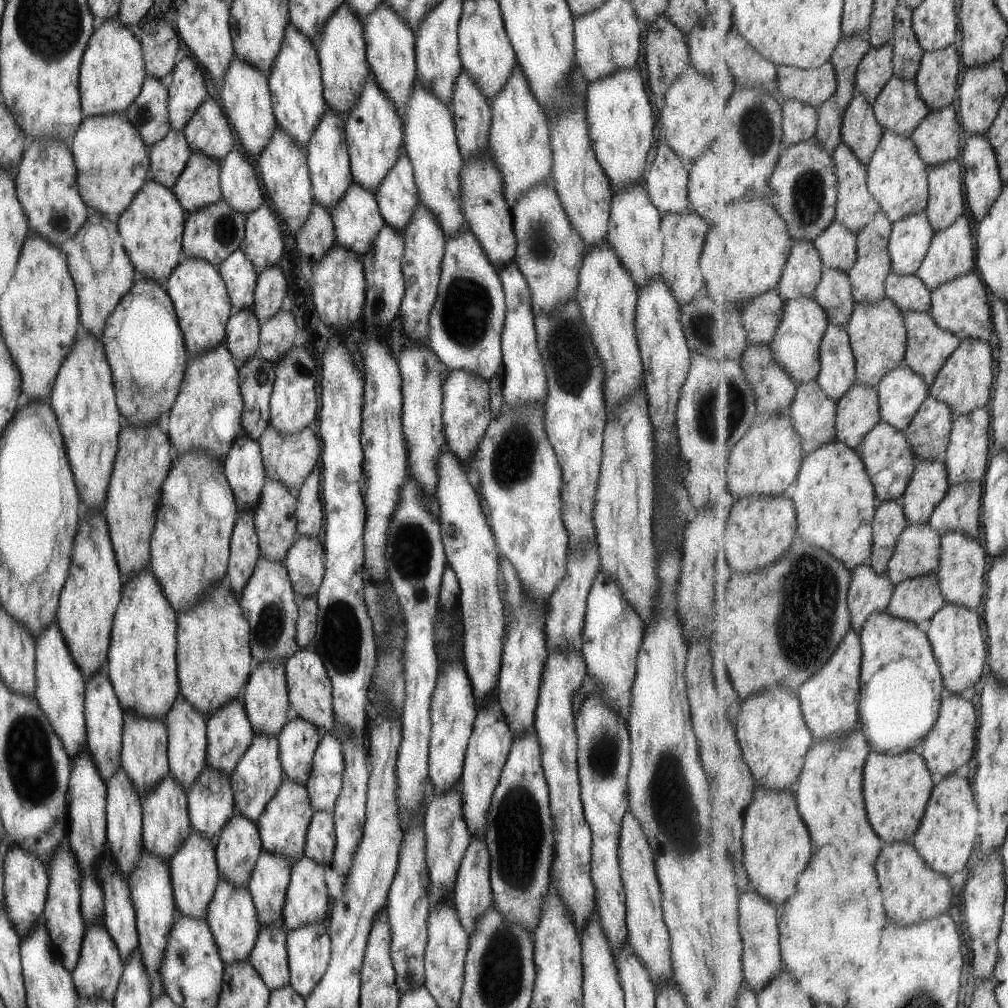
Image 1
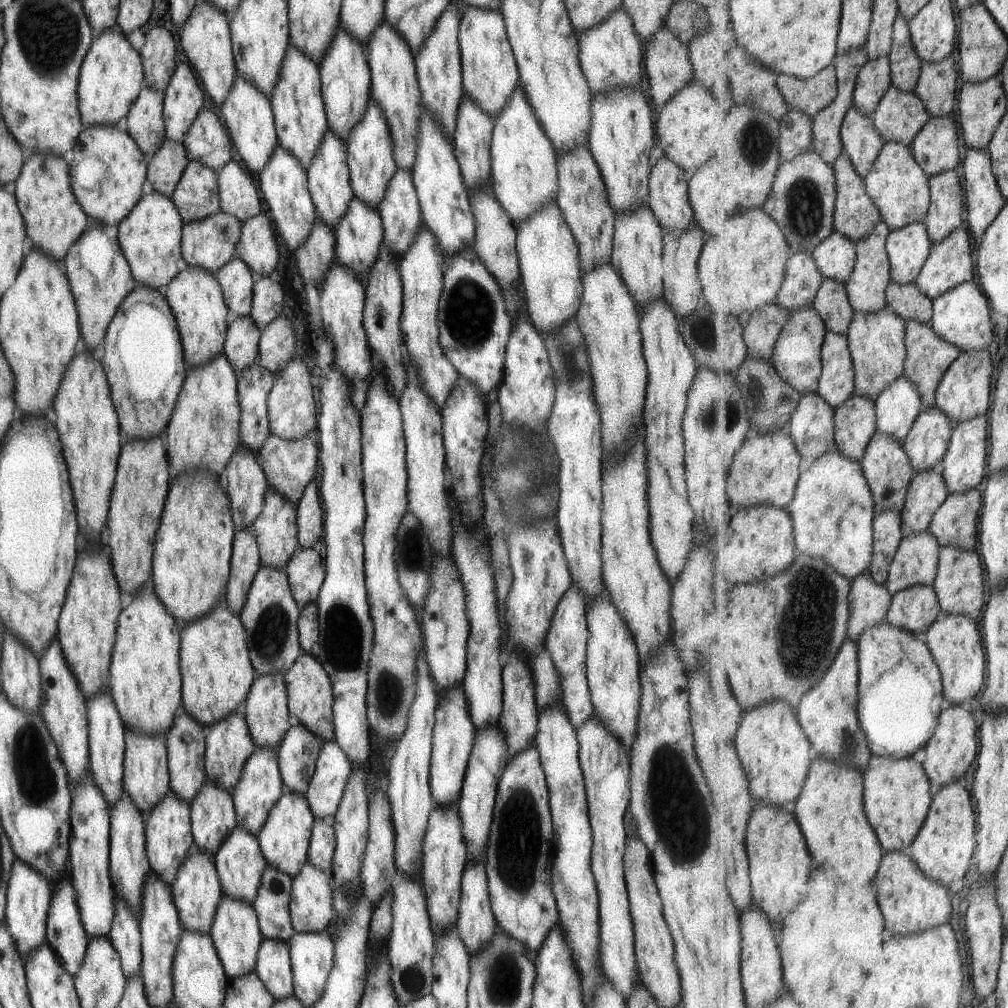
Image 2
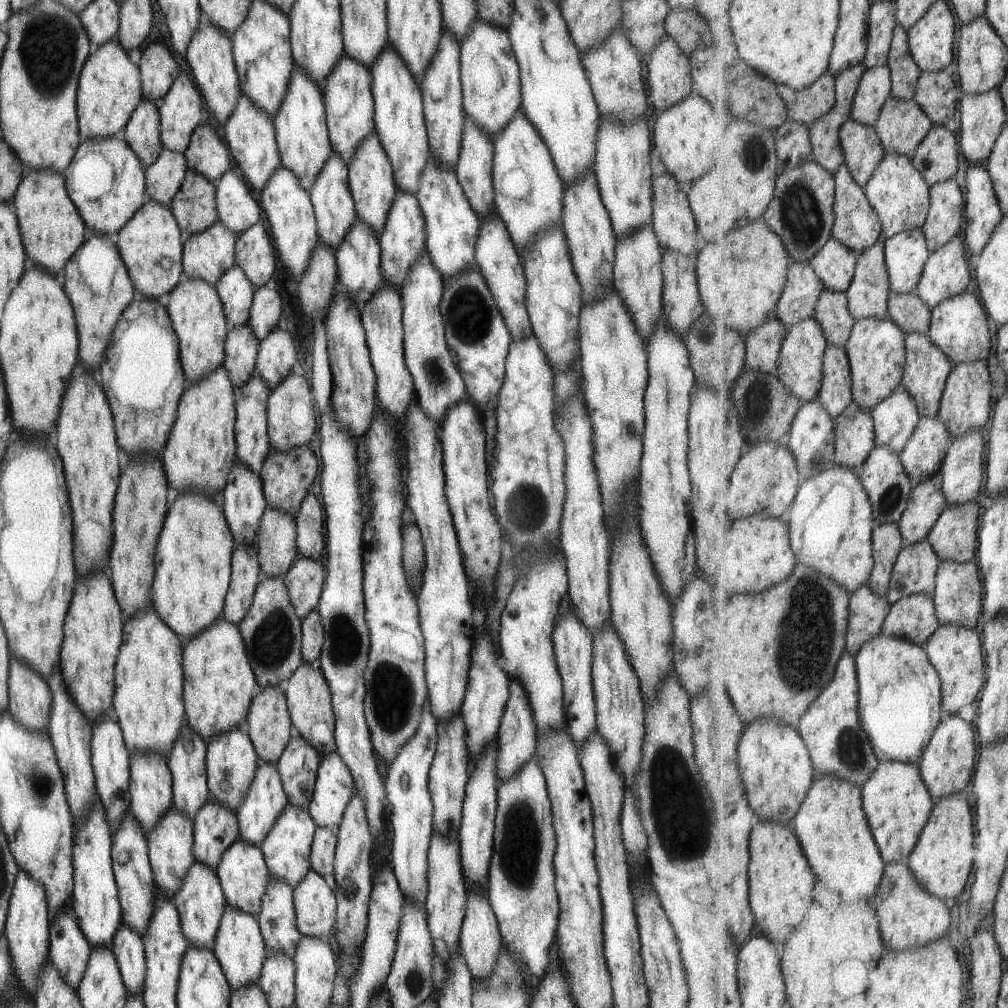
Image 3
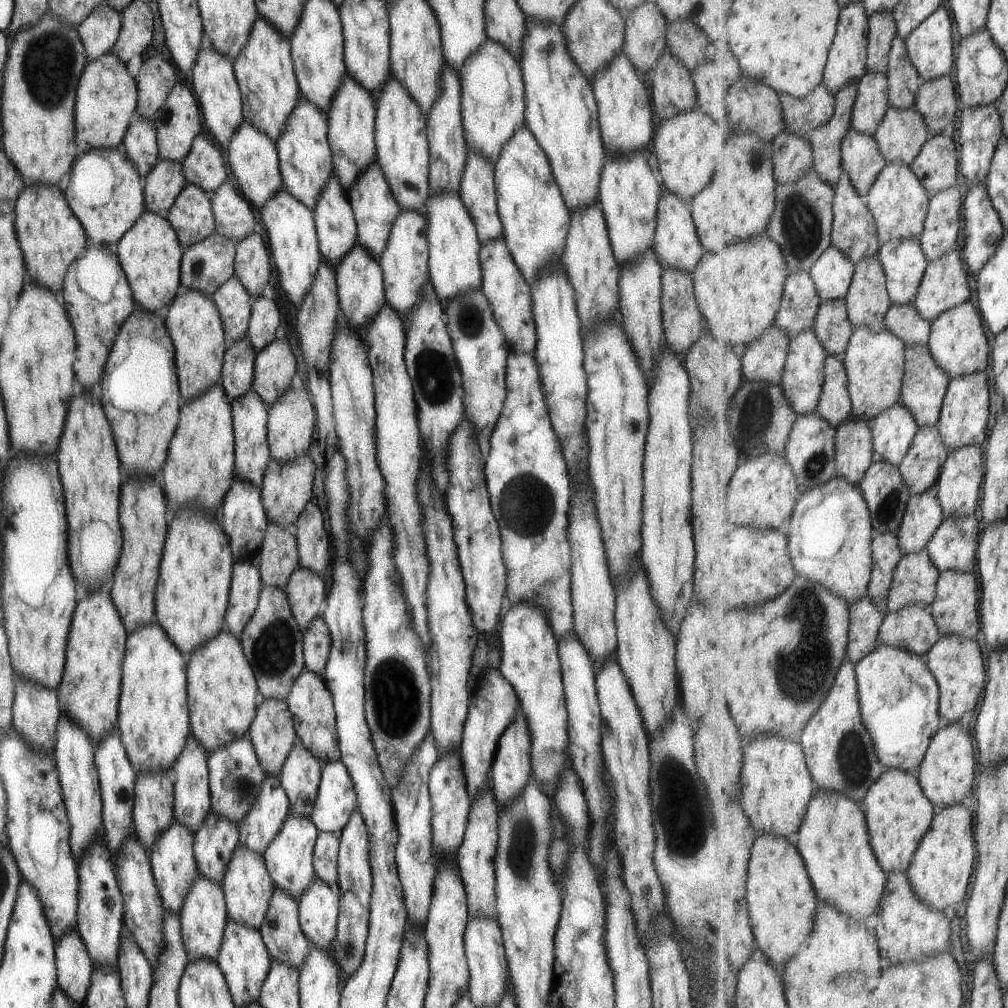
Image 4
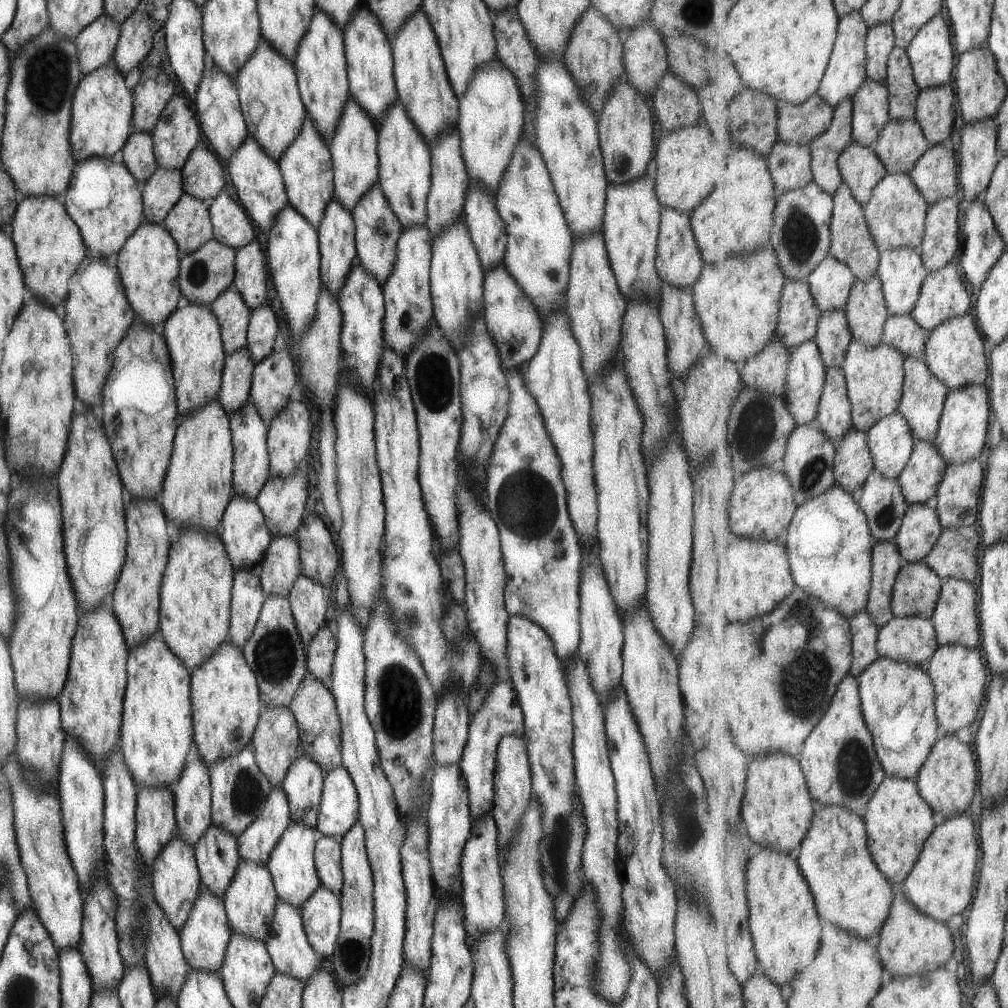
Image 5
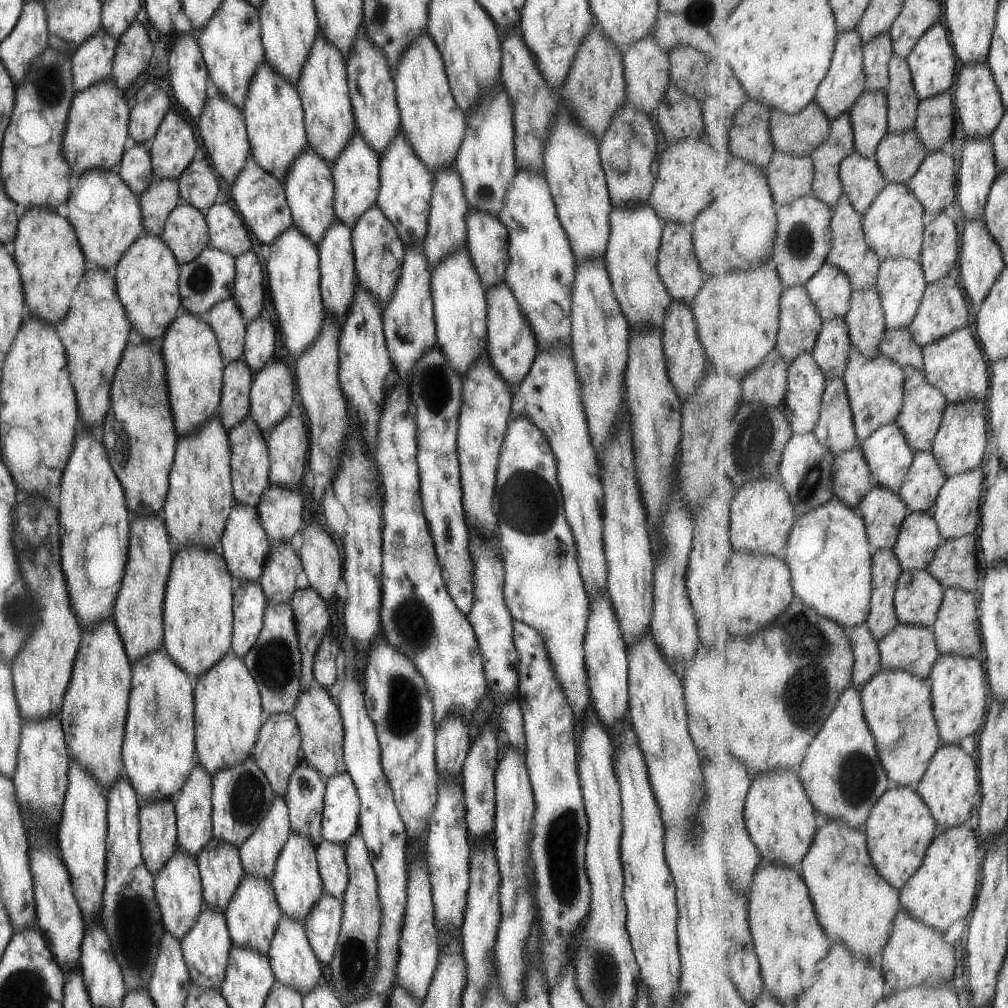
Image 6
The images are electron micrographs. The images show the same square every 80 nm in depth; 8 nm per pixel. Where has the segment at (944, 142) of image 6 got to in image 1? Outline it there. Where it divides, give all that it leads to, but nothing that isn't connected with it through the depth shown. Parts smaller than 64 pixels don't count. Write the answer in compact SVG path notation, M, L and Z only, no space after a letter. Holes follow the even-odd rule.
M955 45L940 51L924 52L915 82L932 112L948 107L955 100L959 74L961 58Z

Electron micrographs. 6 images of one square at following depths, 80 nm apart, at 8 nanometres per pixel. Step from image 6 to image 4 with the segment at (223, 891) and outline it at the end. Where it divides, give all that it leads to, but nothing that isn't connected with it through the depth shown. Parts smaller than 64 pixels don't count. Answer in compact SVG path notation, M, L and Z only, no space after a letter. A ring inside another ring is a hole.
M207 812L192 844L198 874L220 884L225 864L237 846L238 826L215 812Z

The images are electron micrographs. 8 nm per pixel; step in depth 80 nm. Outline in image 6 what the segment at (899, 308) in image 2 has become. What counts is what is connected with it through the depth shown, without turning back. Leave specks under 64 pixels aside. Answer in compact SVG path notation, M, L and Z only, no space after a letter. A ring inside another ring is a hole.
M897 329L896 331L886 331L881 344L881 354L896 362L905 372L905 368L912 367L925 373L923 346L920 346L915 338L911 336L909 329Z

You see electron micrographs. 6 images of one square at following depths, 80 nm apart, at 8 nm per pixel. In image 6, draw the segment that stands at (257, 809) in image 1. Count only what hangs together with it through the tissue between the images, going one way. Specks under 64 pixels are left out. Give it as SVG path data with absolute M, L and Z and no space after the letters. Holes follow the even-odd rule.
M274 794L274 799L263 820L237 847L244 872L270 882L275 859L289 833L290 824L284 798Z

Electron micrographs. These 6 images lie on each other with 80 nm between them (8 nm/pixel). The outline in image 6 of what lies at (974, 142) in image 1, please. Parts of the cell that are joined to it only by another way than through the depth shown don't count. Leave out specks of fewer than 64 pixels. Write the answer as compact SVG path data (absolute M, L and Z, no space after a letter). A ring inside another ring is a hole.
M983 217L965 222L960 269L962 270L964 289L967 290L968 297L971 298L972 306L978 311L1006 269L1003 251L999 243L995 242L994 236L990 233Z

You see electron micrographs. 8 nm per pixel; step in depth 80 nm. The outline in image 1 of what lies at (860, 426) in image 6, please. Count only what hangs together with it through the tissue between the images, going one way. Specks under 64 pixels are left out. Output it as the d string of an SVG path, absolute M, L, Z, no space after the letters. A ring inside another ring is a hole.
M889 298L880 303L857 303L849 326L852 349L858 364L858 382L877 388L881 381L906 360L908 332L905 314Z

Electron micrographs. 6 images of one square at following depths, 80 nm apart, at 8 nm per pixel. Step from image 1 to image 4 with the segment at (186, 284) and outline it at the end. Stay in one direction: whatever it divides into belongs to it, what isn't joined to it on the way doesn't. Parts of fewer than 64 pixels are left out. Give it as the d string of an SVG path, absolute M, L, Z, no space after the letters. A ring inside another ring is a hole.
M186 291L184 297L175 297L167 308L167 316L164 325L170 334L172 345L174 346L174 361L176 377L178 380L179 396L181 403L208 391L213 385L220 382L222 360L227 347L227 338L224 336L222 322L217 312L215 303L209 295L204 295L198 291Z

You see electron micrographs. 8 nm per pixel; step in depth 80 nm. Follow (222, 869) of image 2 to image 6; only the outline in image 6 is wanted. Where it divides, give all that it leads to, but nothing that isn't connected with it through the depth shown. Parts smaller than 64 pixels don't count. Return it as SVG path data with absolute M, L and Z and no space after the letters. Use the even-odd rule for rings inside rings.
M245 873L223 913L231 944L266 956L282 915L269 881Z

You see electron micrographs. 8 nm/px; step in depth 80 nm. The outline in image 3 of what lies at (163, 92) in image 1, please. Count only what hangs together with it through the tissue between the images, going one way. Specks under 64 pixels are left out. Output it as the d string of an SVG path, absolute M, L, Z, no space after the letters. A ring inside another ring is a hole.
M147 96L141 98L120 133L120 137L131 146L135 156L139 156L143 171L151 162L155 162L163 148L159 133L158 105L159 103L151 102L151 98Z

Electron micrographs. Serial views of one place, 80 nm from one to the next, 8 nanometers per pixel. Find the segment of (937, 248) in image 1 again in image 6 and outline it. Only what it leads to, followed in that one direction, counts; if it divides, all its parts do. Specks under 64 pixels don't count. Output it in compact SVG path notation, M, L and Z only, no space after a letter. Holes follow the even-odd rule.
M953 275L945 277L941 281L930 284L926 290L926 296L915 317L914 324L910 326L911 336L920 346L925 348L934 342L941 341L950 334L966 329L969 324L969 302L965 298L965 292L959 288L959 284L953 280Z

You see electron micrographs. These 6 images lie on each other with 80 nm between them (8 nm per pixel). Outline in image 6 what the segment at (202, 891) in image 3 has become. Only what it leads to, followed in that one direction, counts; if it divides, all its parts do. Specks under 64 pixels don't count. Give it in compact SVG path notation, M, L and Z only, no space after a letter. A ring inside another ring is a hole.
M203 905L195 924L180 940L180 949L190 976L190 982L201 989L219 989L223 982L231 947L224 913Z

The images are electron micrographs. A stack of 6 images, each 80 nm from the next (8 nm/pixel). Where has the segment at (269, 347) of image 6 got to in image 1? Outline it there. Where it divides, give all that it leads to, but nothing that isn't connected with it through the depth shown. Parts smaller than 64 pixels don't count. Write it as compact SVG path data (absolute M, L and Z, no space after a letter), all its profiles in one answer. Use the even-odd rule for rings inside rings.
M275 264L258 272L252 294L251 309L258 322L271 318L281 308L281 300L285 296L285 278Z

